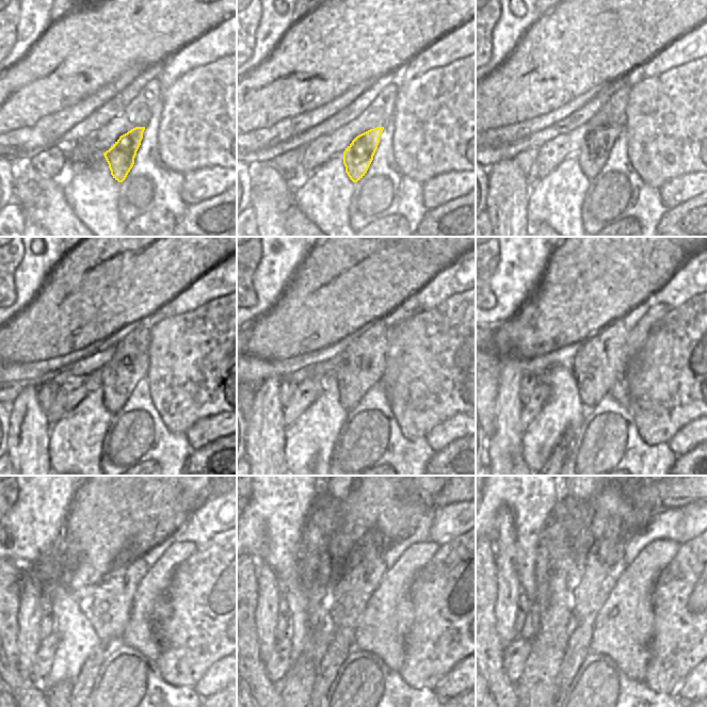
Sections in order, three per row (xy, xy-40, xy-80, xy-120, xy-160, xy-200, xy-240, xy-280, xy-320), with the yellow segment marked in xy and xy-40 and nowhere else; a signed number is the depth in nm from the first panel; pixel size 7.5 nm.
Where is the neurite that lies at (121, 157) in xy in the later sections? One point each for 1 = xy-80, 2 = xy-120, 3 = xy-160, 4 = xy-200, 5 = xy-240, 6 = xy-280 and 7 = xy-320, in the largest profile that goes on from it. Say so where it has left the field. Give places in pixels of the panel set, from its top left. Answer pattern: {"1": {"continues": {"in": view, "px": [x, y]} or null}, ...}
{"1": {"continues": {"in": "xy-80", "px": [595, 150]}}, "2": {"continues": {"in": "xy-120", "px": [128, 366]}}, "3": {"continues": {"in": "xy-160", "px": [364, 364]}}, "4": {"continues": {"in": "xy-200", "px": [600, 362]}}, "5": {"continues": {"in": "xy-240", "px": [109, 608]}}, "6": {"continues": {"in": "xy-280", "px": [358, 575]}}, "7": {"continues": {"in": "xy-320", "px": [605, 563]}}}

